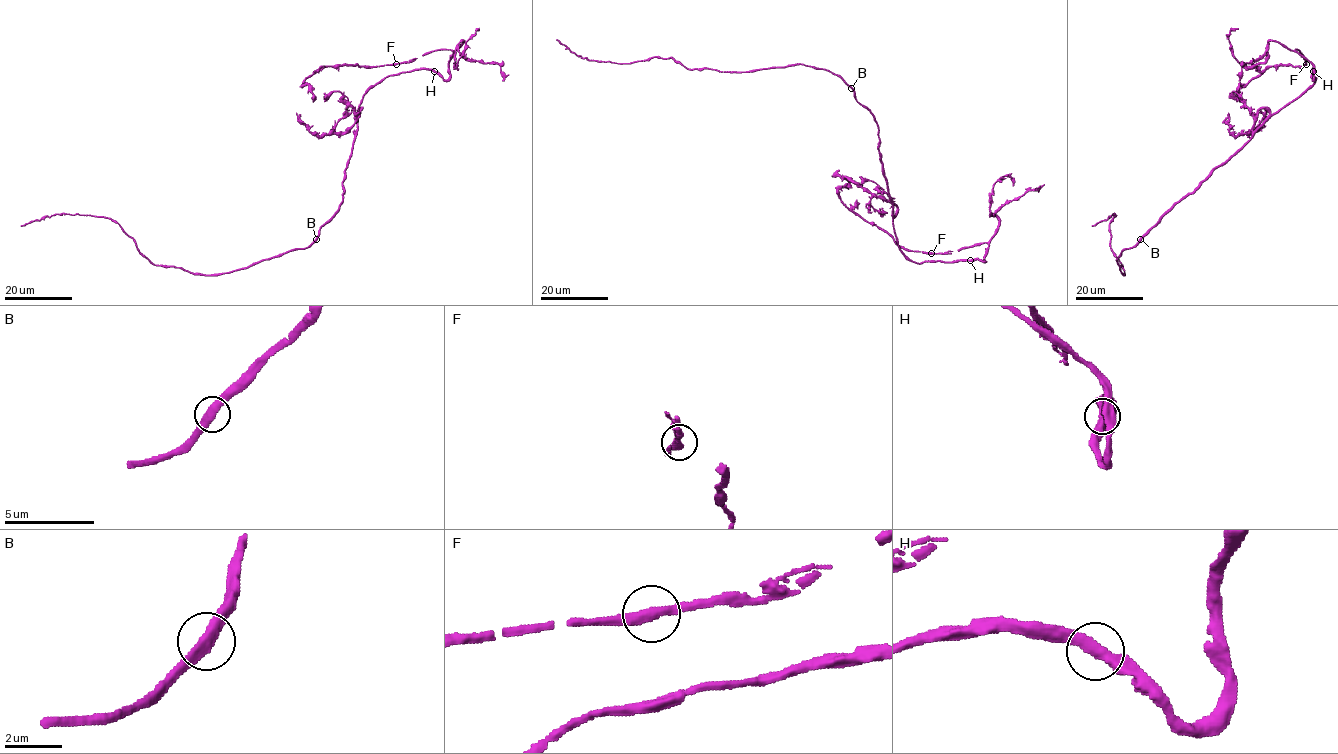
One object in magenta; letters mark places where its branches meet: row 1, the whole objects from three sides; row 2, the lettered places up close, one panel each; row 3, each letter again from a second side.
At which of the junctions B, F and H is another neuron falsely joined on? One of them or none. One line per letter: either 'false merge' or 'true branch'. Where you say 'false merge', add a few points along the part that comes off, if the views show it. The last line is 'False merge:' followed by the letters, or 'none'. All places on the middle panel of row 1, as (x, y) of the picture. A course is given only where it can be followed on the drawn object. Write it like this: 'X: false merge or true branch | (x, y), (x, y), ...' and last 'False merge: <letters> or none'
B: true branch
F: true branch
H: true branch
False merge: none

